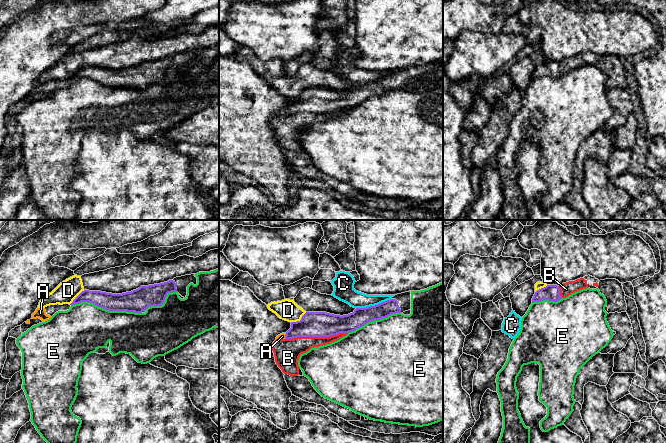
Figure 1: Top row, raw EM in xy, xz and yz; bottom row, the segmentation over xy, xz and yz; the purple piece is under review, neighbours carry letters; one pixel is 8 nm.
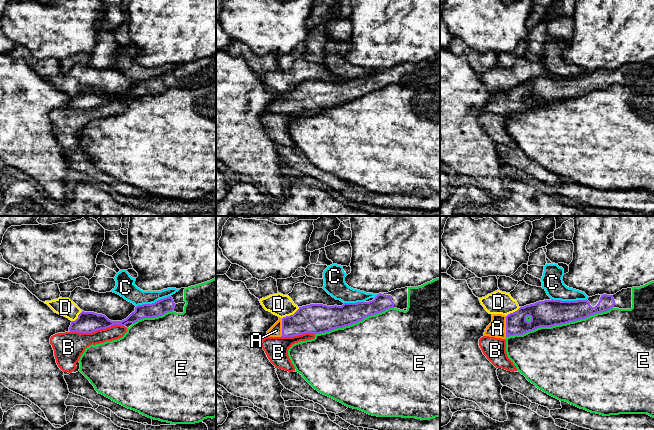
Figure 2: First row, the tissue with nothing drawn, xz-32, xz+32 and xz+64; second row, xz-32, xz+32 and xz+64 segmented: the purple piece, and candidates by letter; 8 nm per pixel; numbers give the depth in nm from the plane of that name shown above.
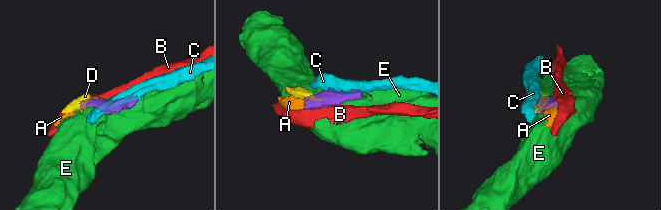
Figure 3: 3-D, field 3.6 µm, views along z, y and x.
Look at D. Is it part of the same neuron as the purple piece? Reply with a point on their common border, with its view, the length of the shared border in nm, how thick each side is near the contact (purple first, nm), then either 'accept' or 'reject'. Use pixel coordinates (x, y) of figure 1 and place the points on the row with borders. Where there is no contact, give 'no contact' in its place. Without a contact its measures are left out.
xz (300, 320) | 150 nm | 200/170 nm | reject

